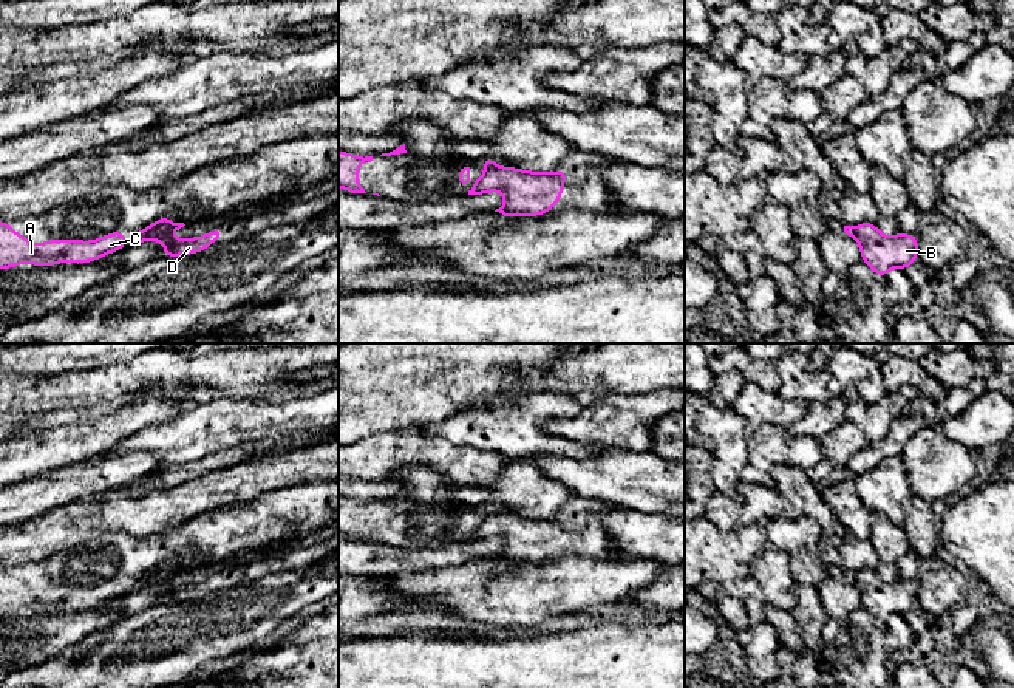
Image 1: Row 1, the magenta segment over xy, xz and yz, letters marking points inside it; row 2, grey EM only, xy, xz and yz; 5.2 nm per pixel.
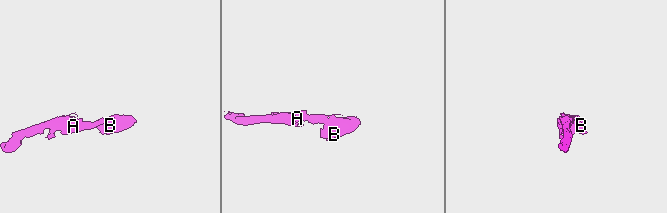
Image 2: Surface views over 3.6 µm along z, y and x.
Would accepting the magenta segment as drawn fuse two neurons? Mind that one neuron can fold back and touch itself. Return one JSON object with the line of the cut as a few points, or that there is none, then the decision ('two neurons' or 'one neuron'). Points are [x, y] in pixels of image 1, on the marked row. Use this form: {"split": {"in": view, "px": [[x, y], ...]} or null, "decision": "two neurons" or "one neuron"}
{"split": {"in": "xz", "px": [[496, 166], [486, 170]]}, "decision": "two neurons"}

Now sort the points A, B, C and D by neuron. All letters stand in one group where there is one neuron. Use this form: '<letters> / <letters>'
A C / B D

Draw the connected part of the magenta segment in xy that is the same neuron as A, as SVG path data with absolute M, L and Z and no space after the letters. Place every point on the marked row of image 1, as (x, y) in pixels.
M0 221L0 269L15 269L22 263L37 267L56 266L59 263L83 264L130 246L125 243L122 229L93 241L51 238L34 244L25 235L12 232L11 223Z

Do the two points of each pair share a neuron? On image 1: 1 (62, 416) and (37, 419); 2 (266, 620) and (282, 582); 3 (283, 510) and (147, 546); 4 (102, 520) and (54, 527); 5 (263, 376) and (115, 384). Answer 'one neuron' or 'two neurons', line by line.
1: one neuron
2: one neuron
3: one neuron
4: one neuron
5: one neuron

